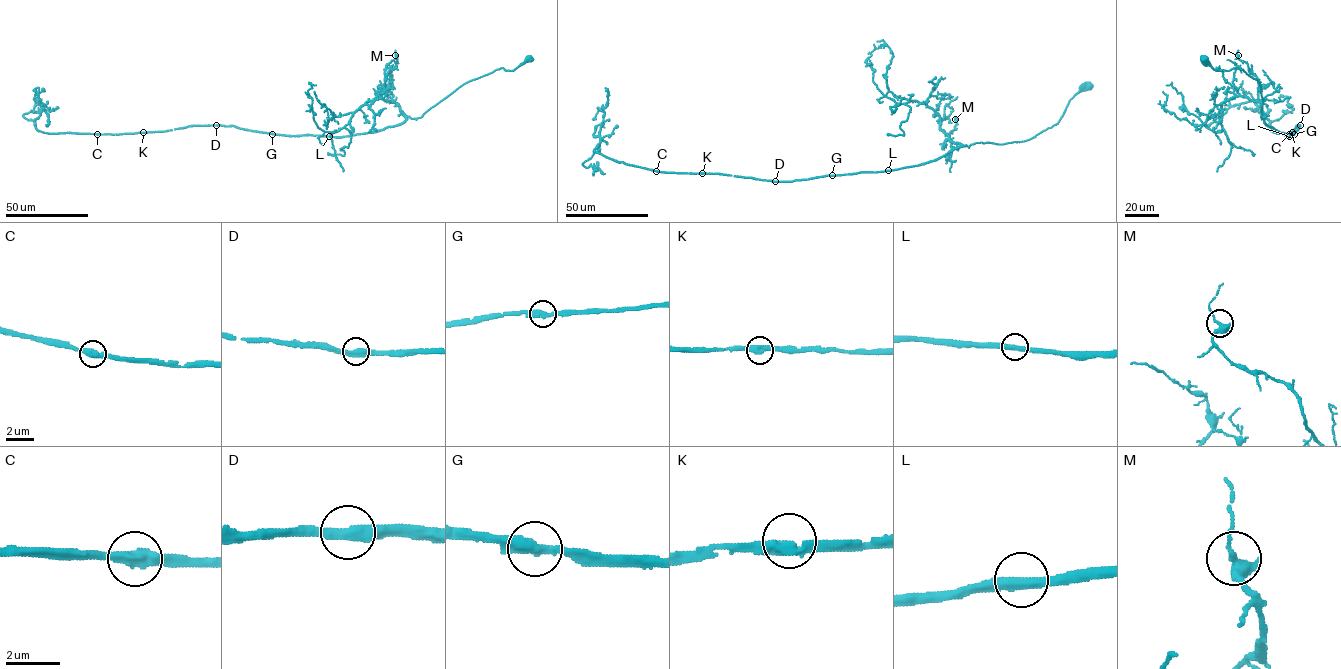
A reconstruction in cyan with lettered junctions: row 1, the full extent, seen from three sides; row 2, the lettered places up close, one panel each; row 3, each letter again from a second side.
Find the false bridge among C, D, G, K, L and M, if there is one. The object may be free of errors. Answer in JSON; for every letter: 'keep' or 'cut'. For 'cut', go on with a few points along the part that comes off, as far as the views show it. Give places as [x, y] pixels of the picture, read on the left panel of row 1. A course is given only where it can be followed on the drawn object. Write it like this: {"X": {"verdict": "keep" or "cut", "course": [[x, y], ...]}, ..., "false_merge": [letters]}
{"C": {"verdict": "keep"}, "D": {"verdict": "keep"}, "G": {"verdict": "keep"}, "K": {"verdict": "keep"}, "L": {"verdict": "keep"}, "M": {"verdict": "keep"}, "false_merge": []}

